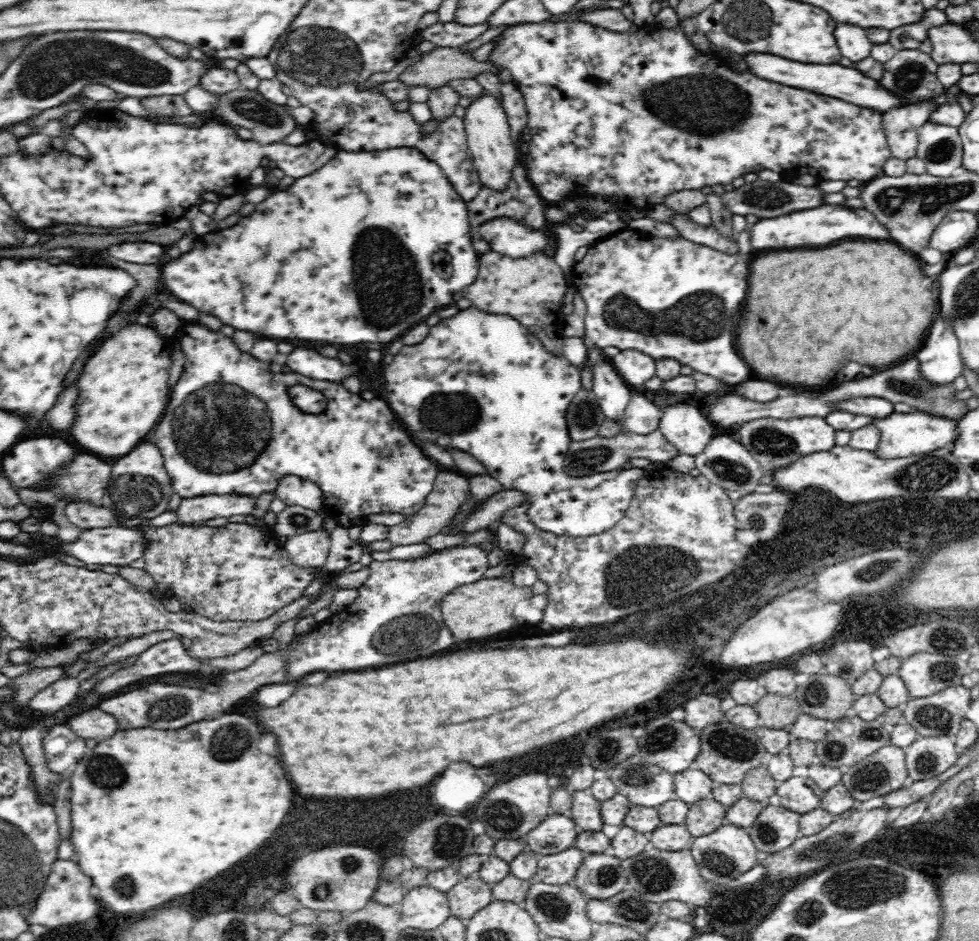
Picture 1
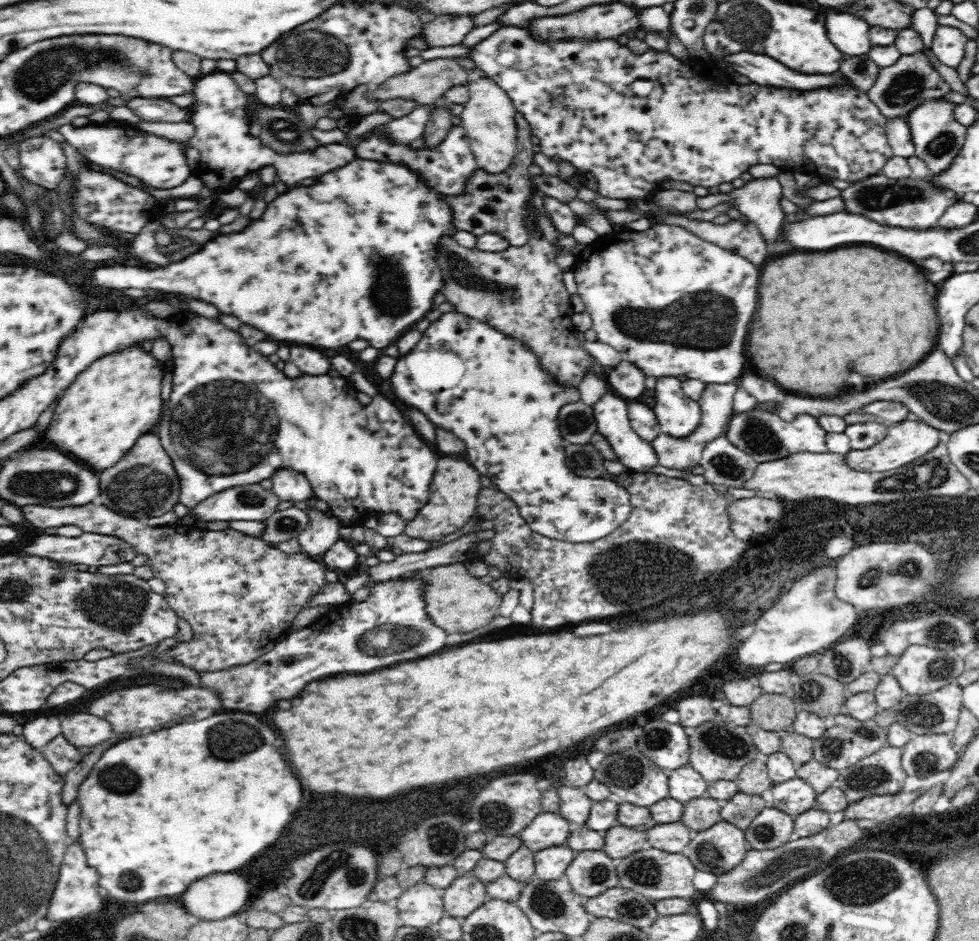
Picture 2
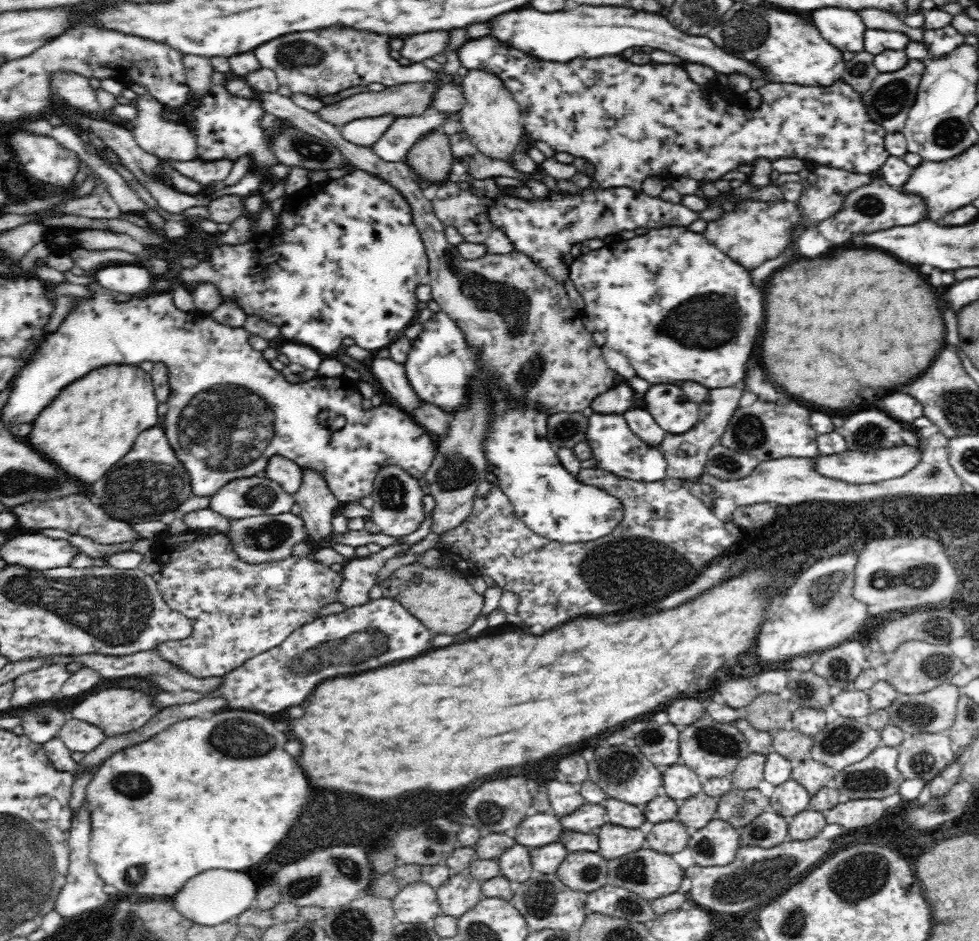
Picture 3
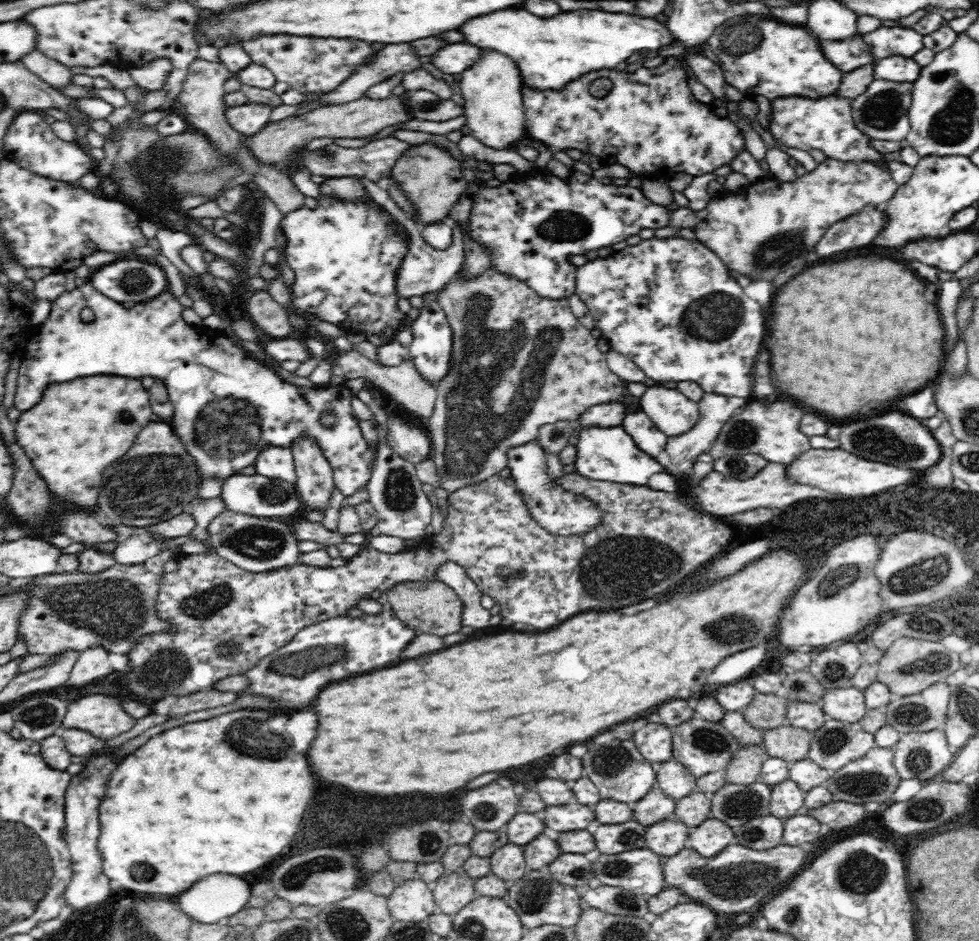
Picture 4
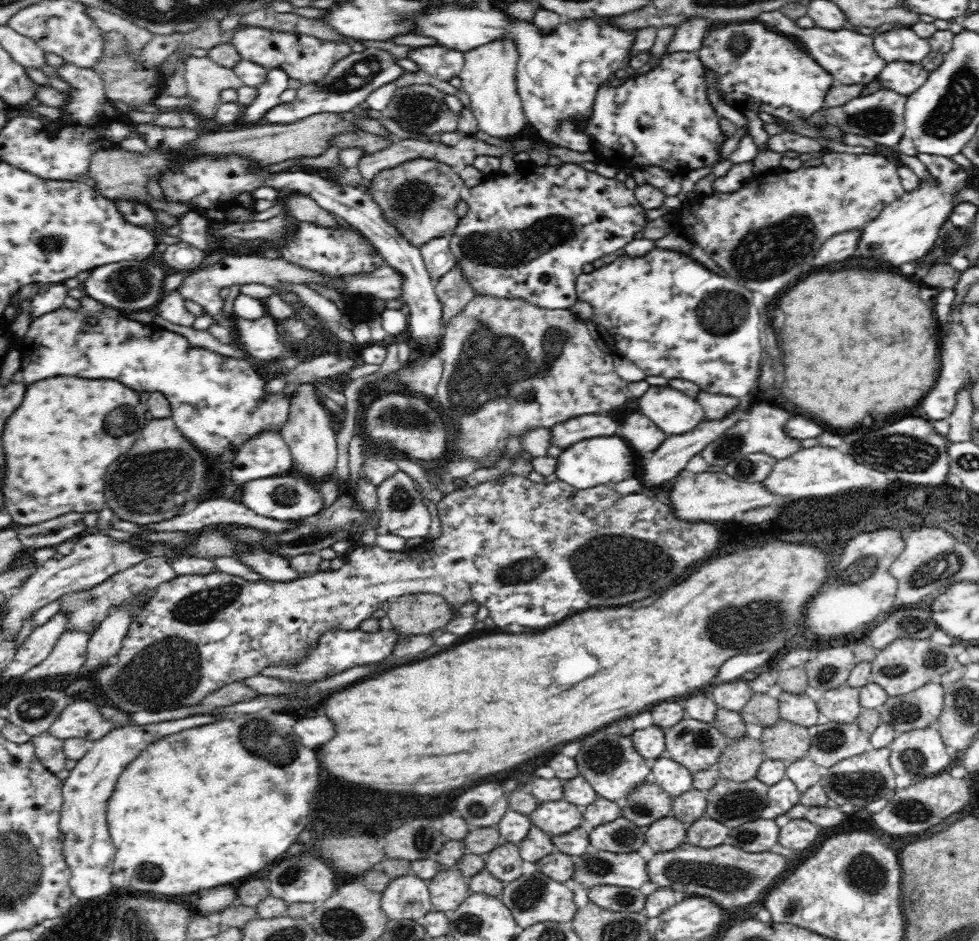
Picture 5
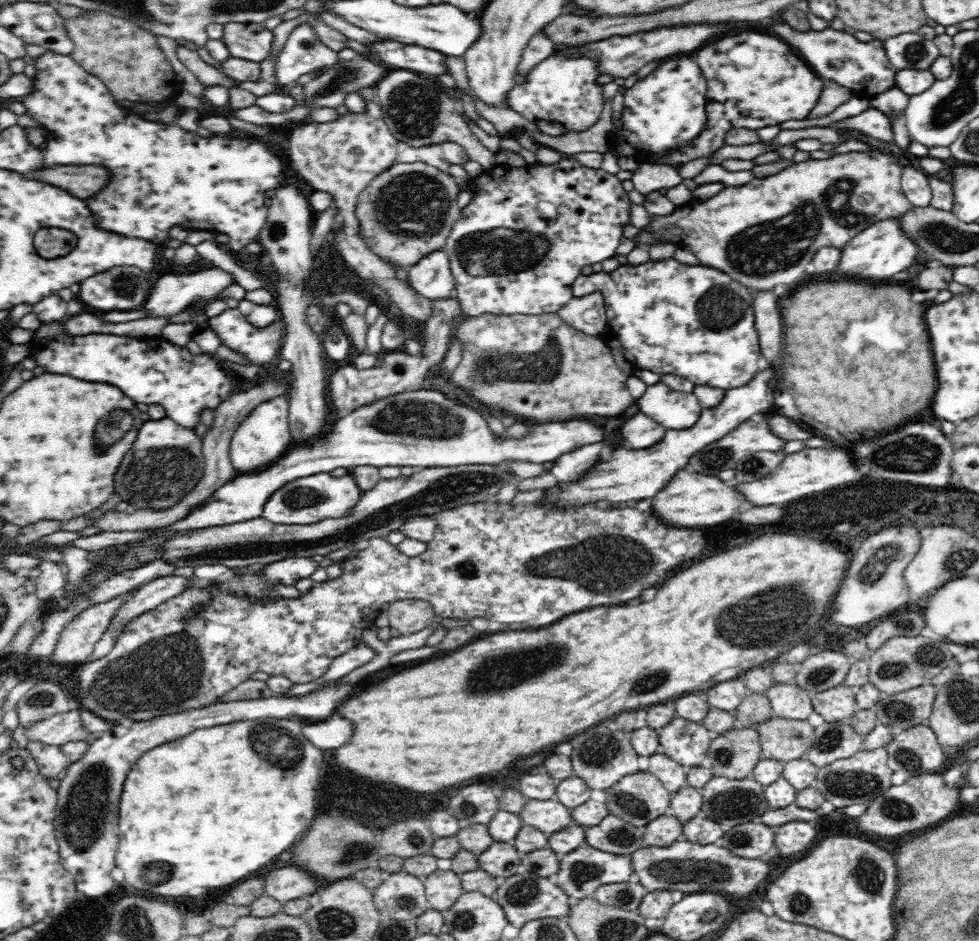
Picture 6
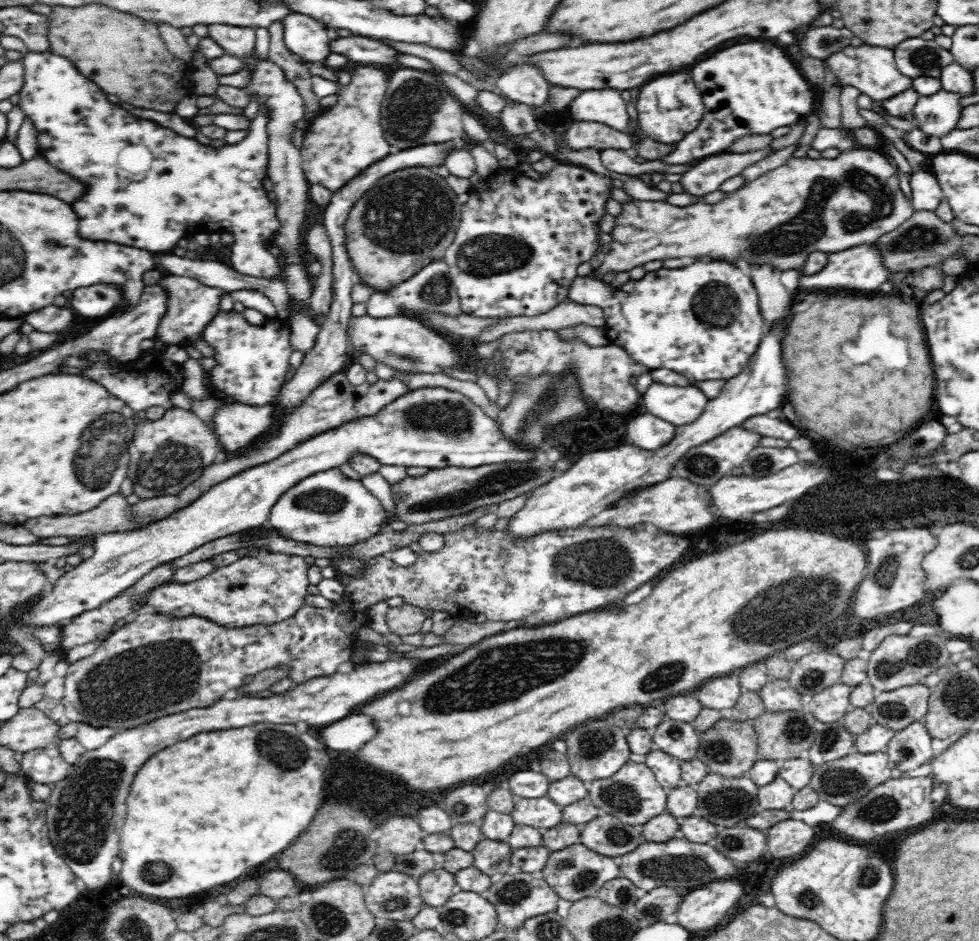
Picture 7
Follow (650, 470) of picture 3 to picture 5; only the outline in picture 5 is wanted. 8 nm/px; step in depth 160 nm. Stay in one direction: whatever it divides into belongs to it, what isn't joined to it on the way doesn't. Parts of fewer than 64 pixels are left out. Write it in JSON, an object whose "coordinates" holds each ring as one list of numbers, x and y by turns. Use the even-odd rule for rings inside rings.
{"coordinates":[[600,436,582,440,567,447,556,457,554,474,557,480,580,490,594,488,606,482,622,482,627,476,636,477,637,474,634,459,636,454,630,448,624,440,616,436]]}

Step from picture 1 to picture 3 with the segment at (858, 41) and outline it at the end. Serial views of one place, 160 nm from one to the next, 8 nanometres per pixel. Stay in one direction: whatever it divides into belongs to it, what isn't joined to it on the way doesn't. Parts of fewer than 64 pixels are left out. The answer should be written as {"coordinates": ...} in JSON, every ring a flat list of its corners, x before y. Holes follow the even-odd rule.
{"coordinates":[[828,6,810,11,814,26,840,52,860,52,864,48,866,25,856,11]]}

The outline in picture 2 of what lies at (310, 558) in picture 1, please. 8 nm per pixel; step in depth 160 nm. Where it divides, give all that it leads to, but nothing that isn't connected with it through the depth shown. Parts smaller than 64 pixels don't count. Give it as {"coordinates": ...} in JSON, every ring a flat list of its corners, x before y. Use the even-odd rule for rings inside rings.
{"coordinates":[[315,494,304,500,304,503,309,508,306,512,308,524,298,536,298,541,302,546,302,553,318,558,340,539,338,535,340,520,327,512]]}

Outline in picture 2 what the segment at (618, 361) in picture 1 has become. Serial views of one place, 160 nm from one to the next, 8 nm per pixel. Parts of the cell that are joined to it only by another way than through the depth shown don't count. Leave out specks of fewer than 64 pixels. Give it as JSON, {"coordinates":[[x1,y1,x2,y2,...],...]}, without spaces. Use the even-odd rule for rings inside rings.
{"coordinates":[[624,360,618,366,608,369,606,384,611,392,629,402,639,400,645,390,646,375,638,367]]}

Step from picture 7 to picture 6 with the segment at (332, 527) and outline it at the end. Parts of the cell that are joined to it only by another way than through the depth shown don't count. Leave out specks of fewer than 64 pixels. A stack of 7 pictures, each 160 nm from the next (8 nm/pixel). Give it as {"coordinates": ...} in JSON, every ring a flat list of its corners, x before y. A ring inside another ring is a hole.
{"coordinates":[[329,473,316,474,279,488,264,505,262,517,277,525,311,525,324,519,344,518,351,515,363,494,351,475,338,478]]}

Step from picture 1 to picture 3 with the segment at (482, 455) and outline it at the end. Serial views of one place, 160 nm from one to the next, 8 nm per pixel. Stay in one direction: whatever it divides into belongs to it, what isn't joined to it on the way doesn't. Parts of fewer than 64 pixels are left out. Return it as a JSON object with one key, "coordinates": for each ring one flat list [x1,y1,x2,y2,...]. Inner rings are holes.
{"coordinates":[[439,311,422,324,422,332,411,341,411,349,404,362,406,376,418,397,426,403,436,404,447,414,468,403,468,382,476,374,474,349,466,343,462,331,444,312],[496,389,493,396,496,401,494,426,486,438,485,455,490,463,491,472,498,477,497,484,504,494,508,495,520,520,541,537,562,543,589,542,610,534,623,518,624,509,622,509,620,499,608,495,604,490,597,489,595,486,584,485,564,469,556,455,556,448,547,440,549,416,535,412,528,406,517,406,512,400,507,400,500,393,500,389]]}

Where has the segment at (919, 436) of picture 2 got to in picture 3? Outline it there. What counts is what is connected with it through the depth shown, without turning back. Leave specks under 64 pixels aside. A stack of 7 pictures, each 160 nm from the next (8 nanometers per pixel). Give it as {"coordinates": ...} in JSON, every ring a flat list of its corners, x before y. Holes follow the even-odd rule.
{"coordinates":[[922,443,908,444,894,448,883,448,862,454,858,451,847,450,840,454,820,454,813,459,815,472,830,479,844,481,848,484,870,484,870,482,880,482,888,479,895,479,906,476,910,470,921,462,920,448]]}

